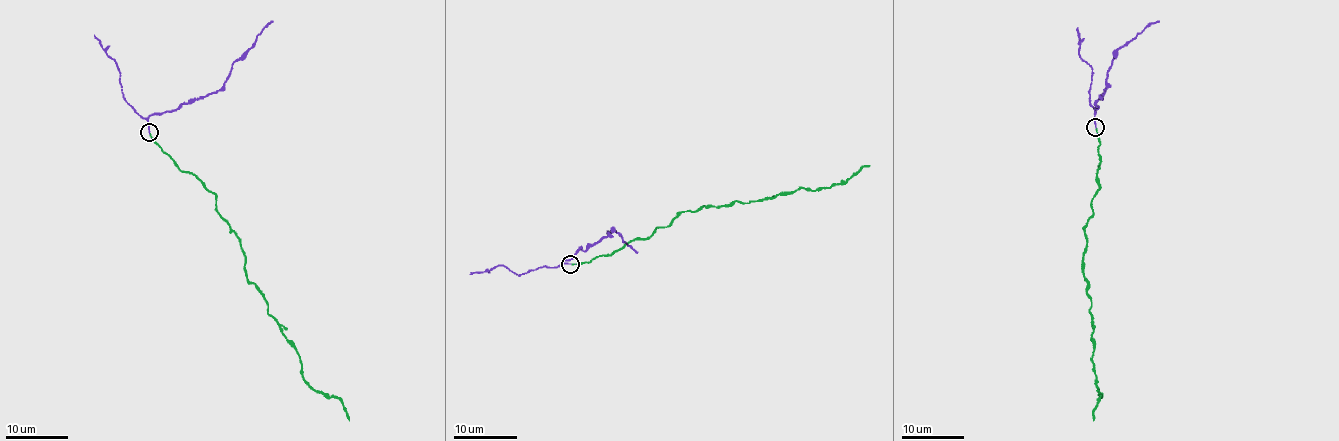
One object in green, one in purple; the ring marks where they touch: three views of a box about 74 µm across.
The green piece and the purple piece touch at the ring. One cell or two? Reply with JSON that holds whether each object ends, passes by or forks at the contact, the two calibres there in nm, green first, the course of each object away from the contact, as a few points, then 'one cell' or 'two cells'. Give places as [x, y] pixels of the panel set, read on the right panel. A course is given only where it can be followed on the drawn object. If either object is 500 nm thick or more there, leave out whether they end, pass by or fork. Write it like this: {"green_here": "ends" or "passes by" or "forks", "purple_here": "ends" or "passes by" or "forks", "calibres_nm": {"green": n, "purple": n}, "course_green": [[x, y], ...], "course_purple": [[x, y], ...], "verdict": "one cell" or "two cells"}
{"green_here": "ends", "purple_here": "ends", "calibres_nm": {"green": 160, "purple": 150}, "course_green": [[1096, 126], [1100, 184], [1085, 230], [1082, 272], [1091, 302], [1092, 353], [1101, 393], [1093, 420]], "course_purple": [[1096, 126], [1094, 109], [1099, 108], [1096, 102], [1103, 99], [1107, 74], [1117, 50], [1146, 27], [1159, 21]], "verdict": "one cell"}

